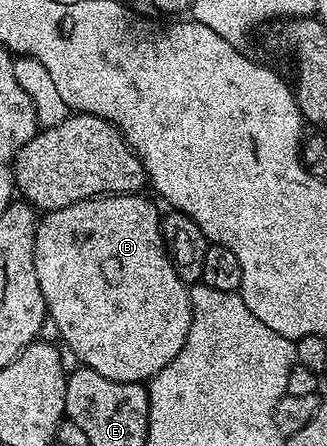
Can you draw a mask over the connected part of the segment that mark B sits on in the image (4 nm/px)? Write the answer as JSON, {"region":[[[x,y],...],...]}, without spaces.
{"region":[[[135,193],[132,195],[99,195],[97,199],[85,199],[76,205],[68,205],[64,209],[56,209],[55,211],[45,212],[38,220],[38,232],[36,233],[36,249],[34,250],[34,260],[36,261],[36,277],[40,281],[40,293],[44,293],[44,301],[46,302],[46,314],[49,322],[54,323],[54,327],[58,330],[58,335],[63,339],[64,347],[71,350],[75,354],[77,362],[83,367],[91,367],[96,373],[100,373],[100,377],[108,377],[108,381],[124,381],[125,383],[141,383],[154,378],[156,373],[160,373],[160,369],[164,369],[164,365],[168,365],[168,361],[172,361],[172,357],[176,357],[176,353],[180,353],[180,349],[184,349],[184,341],[188,337],[188,329],[192,325],[192,305],[190,304],[190,287],[182,282],[180,277],[176,277],[176,269],[172,269],[172,261],[166,252],[166,246],[162,240],[162,225],[160,222],[160,211],[157,211],[148,200],[145,194]]]}

